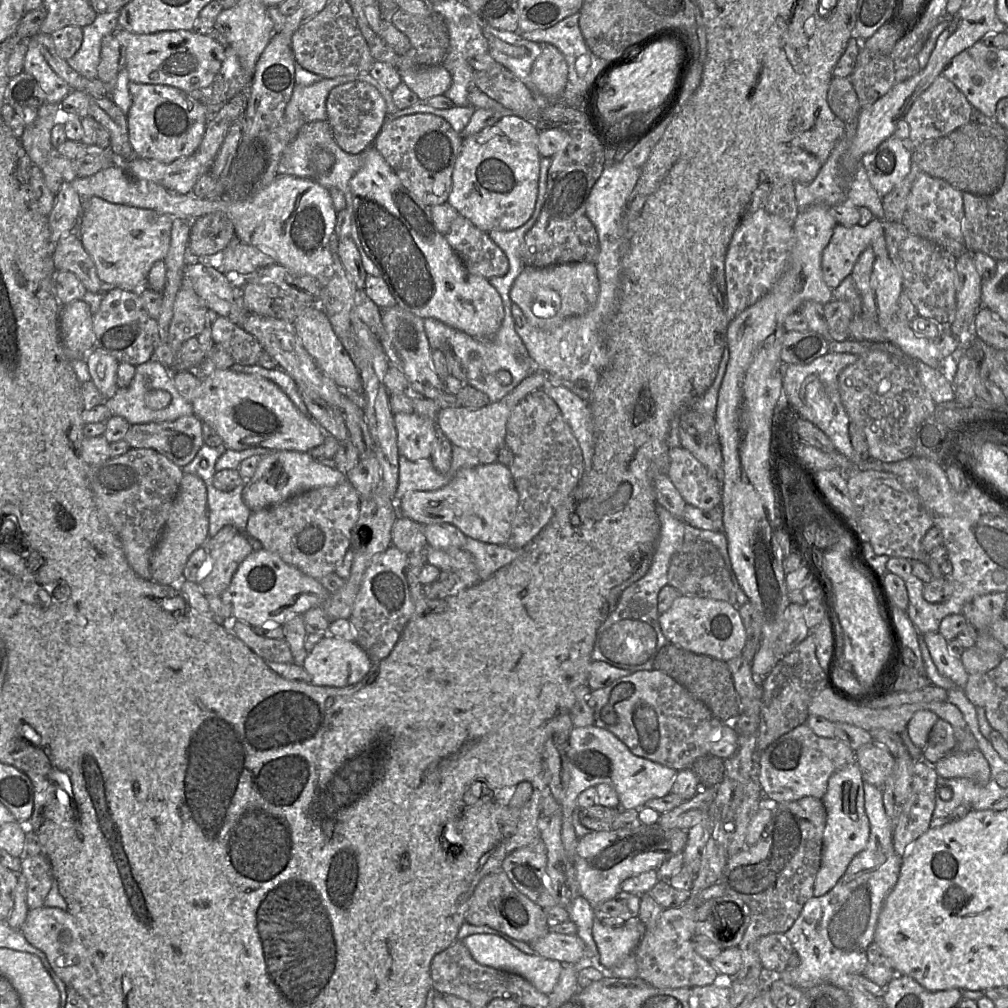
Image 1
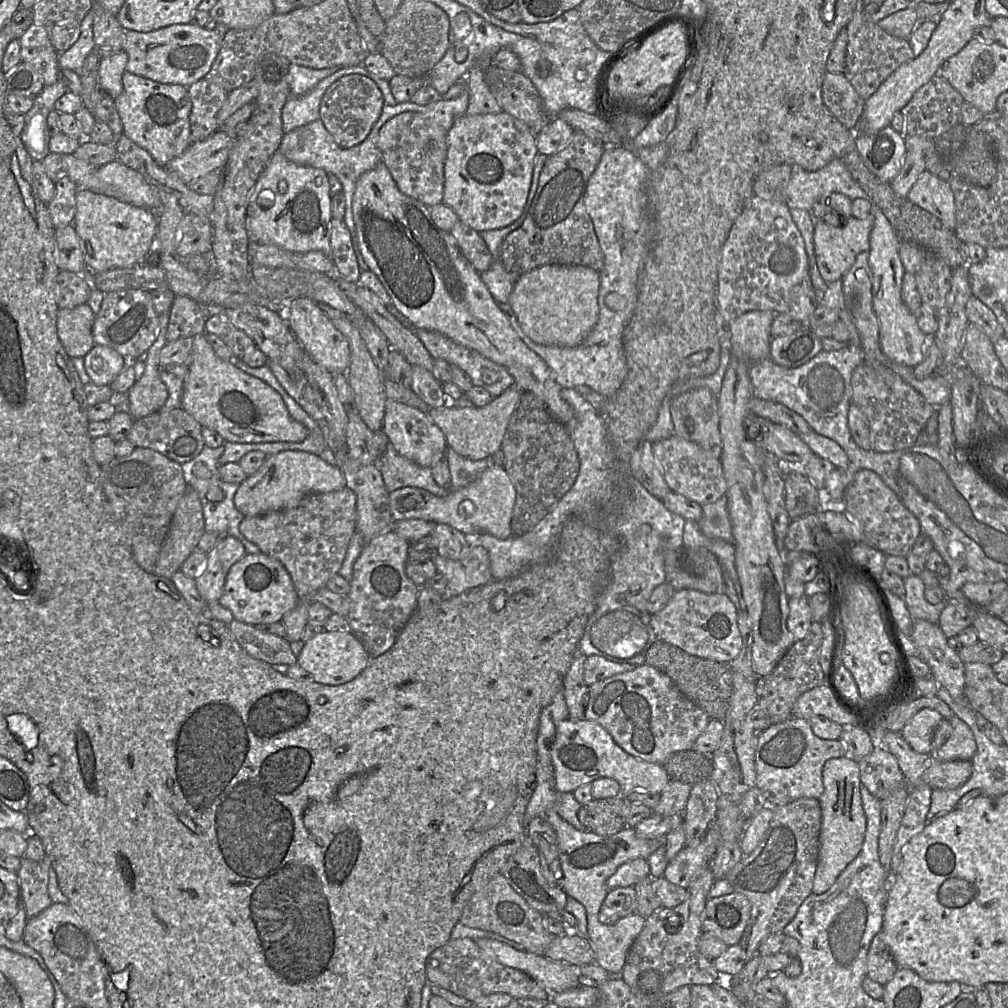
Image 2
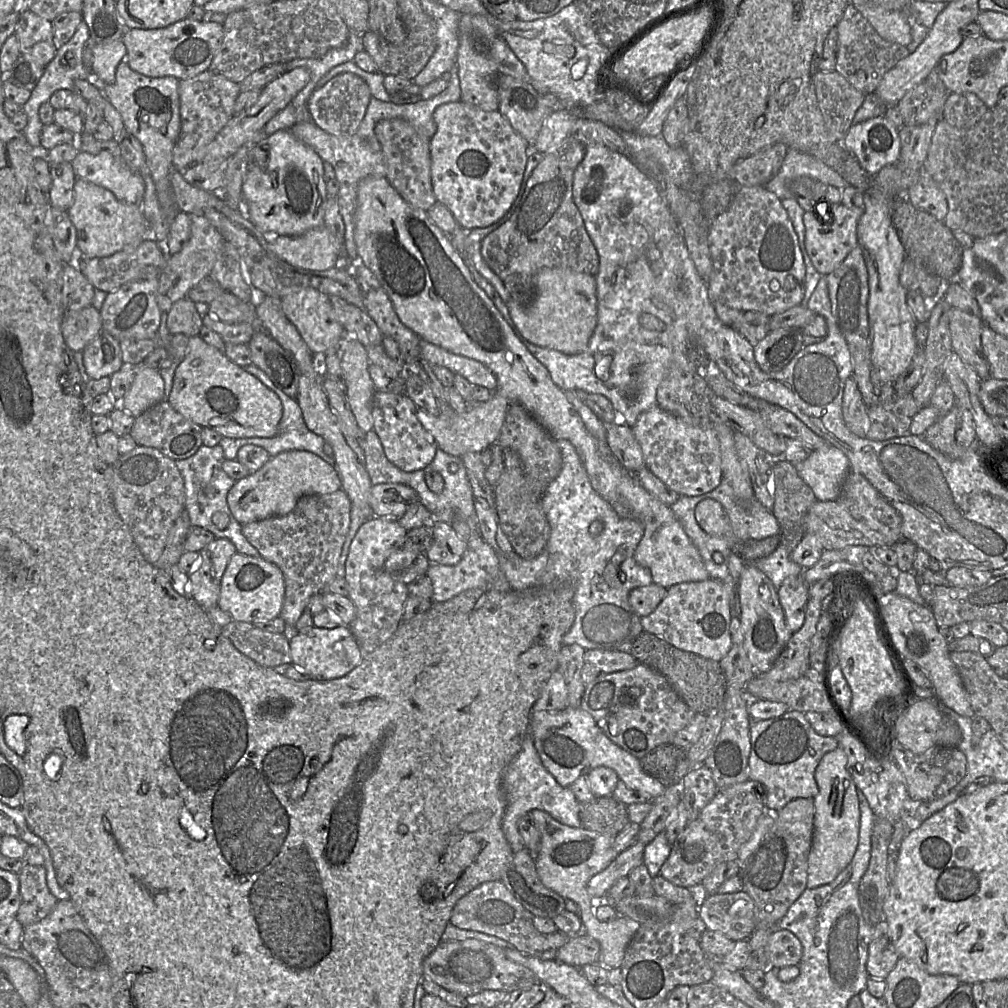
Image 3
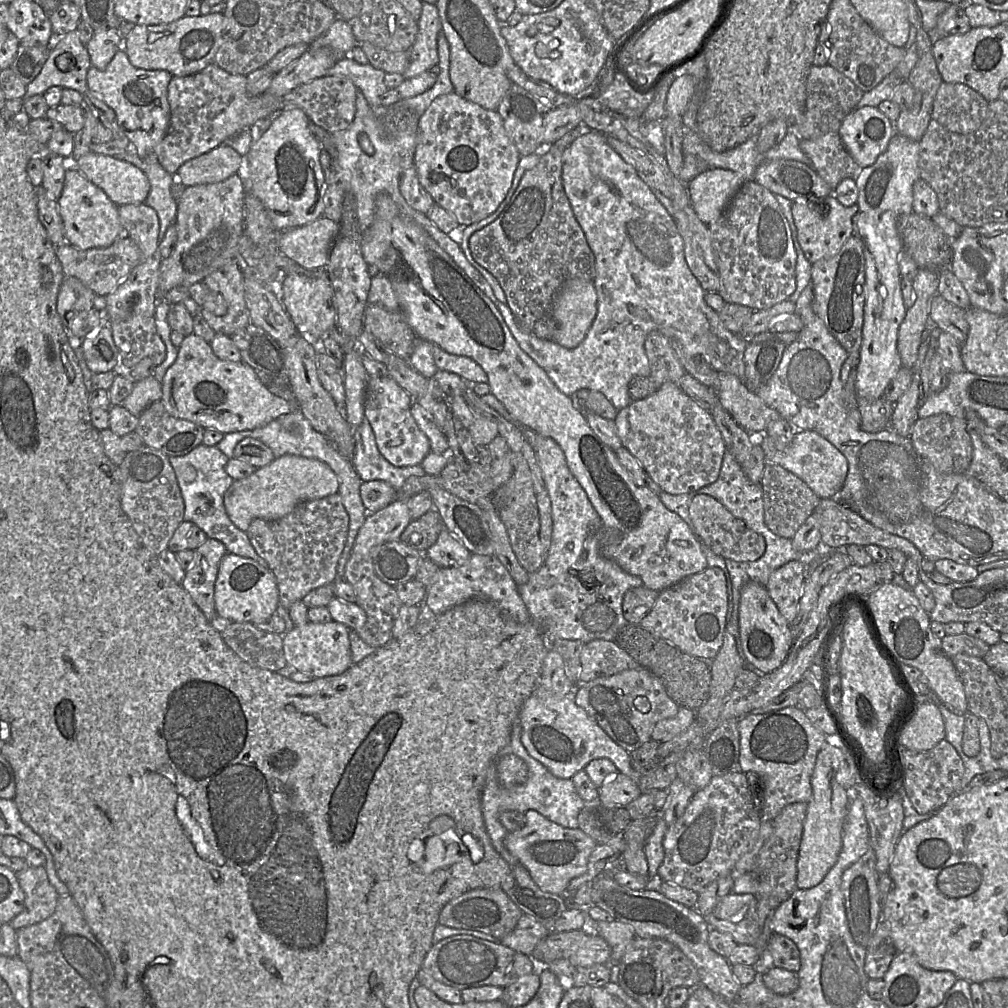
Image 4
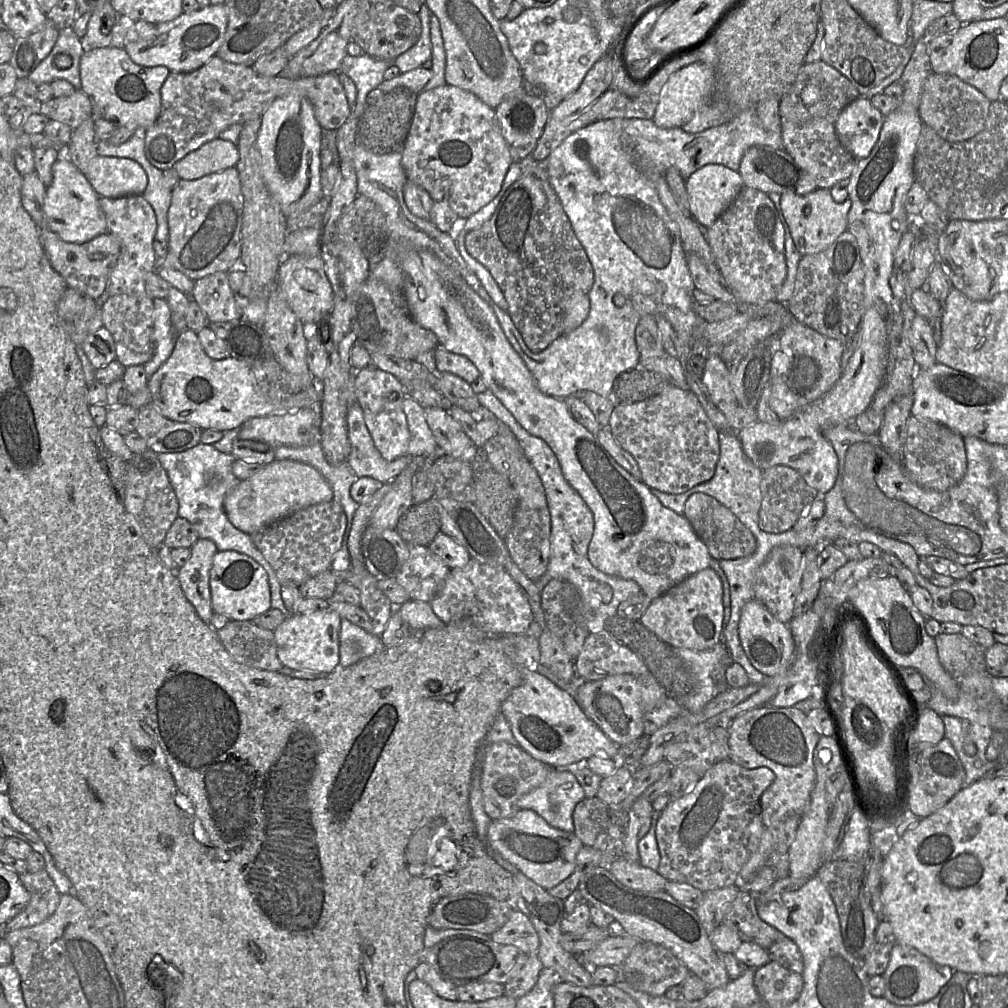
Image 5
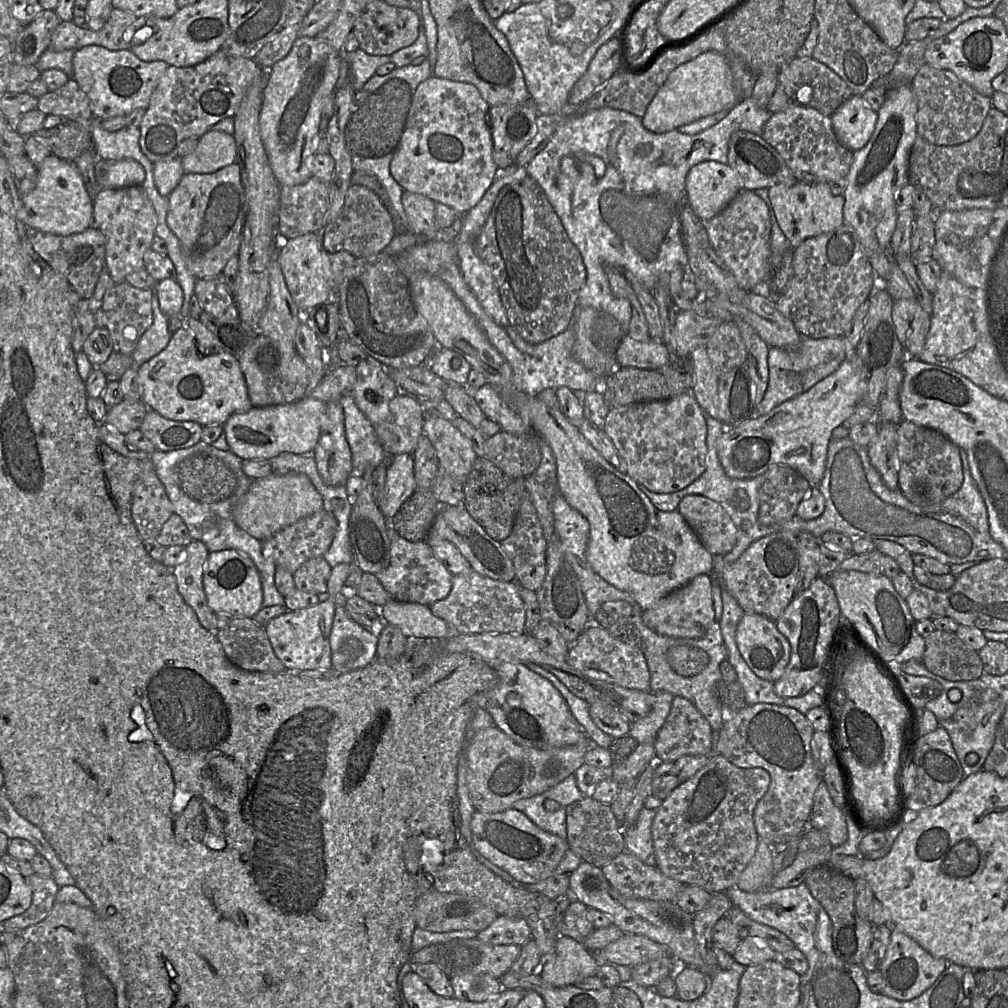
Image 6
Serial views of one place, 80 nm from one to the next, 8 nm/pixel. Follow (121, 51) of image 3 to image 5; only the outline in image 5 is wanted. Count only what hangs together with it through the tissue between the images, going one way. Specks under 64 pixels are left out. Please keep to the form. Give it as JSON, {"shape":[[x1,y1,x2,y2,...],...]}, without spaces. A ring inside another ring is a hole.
{"shape":[[111,1,105,2,91,13,87,33,81,38,85,51,110,47,111,30,117,17,118,14,114,10]]}

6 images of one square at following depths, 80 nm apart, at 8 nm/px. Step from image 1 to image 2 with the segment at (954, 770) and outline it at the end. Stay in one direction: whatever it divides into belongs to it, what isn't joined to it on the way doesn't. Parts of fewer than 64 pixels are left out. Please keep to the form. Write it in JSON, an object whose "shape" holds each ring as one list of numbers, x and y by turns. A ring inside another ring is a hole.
{"shape":[[957,715,952,717,949,722,953,729,952,734,935,752,935,757,942,761,971,761,977,750,973,732]]}

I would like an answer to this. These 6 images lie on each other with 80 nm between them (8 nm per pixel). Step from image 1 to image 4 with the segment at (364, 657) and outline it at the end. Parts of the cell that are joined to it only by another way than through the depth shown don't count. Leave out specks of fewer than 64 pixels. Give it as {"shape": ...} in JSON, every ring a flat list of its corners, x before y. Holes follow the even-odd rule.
{"shape":[[308,622,303,626,296,626,283,637,283,652,287,664,299,672,309,674,315,678,338,675,345,672,353,663,351,659,349,628,342,623]]}

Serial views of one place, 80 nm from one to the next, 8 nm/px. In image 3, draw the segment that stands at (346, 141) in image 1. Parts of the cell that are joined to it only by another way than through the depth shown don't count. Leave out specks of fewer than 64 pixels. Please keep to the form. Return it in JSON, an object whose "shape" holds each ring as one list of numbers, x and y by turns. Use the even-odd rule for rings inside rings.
{"shape":[[342,73,314,90,307,101,307,109,311,120,324,131,338,136,351,136,357,133,371,98,369,86,361,77]]}

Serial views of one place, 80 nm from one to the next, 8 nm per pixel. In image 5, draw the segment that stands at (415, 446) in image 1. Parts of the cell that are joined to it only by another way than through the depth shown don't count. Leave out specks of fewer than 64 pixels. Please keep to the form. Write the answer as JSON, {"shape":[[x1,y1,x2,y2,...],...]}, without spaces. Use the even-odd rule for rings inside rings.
{"shape":[[361,369,355,371,351,388,353,401,361,407,364,421,380,455,389,462,408,455,410,433,403,411,403,401,407,396,403,384,380,369]]}

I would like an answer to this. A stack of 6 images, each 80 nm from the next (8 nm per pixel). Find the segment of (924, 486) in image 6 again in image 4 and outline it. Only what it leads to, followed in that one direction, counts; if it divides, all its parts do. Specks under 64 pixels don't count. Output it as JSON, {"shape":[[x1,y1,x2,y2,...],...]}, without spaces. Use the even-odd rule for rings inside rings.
{"shape":[[939,414,917,419,910,430,909,438,916,452,926,459,939,473,964,472,972,458,970,427,964,416]]}

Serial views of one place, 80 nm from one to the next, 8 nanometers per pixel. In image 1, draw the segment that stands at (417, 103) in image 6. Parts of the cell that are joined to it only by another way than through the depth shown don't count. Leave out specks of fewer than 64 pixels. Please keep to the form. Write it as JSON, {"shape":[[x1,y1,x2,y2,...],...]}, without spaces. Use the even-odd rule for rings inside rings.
{"shape":[[512,115,503,116,494,125,464,137,452,173,452,187,447,204,483,232,514,230,524,225,532,217,538,197,541,159,538,135,534,122]]}

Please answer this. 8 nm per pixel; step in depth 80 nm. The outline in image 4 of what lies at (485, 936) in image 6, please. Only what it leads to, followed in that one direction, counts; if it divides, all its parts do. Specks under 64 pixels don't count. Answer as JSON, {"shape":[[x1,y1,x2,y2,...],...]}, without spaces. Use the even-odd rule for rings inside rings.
{"shape":[[523,914,515,929,500,939,500,943,515,951,531,956,536,944,550,932,548,929,527,914]]}

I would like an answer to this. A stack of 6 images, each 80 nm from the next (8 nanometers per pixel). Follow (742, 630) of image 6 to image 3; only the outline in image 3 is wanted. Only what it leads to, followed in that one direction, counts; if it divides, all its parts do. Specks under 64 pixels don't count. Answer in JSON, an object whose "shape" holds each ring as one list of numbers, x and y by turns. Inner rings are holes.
{"shape":[[752,562,747,563,740,575,739,597,741,606,739,618,749,661,756,673,766,673,771,669,793,633,786,624,775,585]]}

